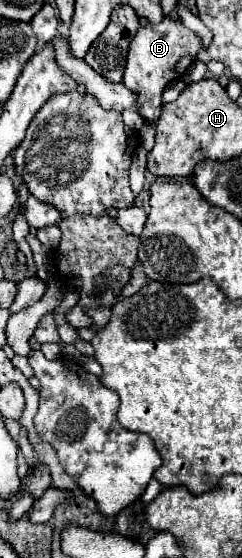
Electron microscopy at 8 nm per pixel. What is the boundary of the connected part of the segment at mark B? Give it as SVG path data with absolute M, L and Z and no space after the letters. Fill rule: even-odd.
M165 17L157 25L139 27L129 45L127 67L123 75L123 85L137 95L137 109L145 121L157 121L163 107L163 91L173 81L181 79L185 71L189 71L195 61L197 51L201 49L201 41L193 31L189 31L179 19Z

